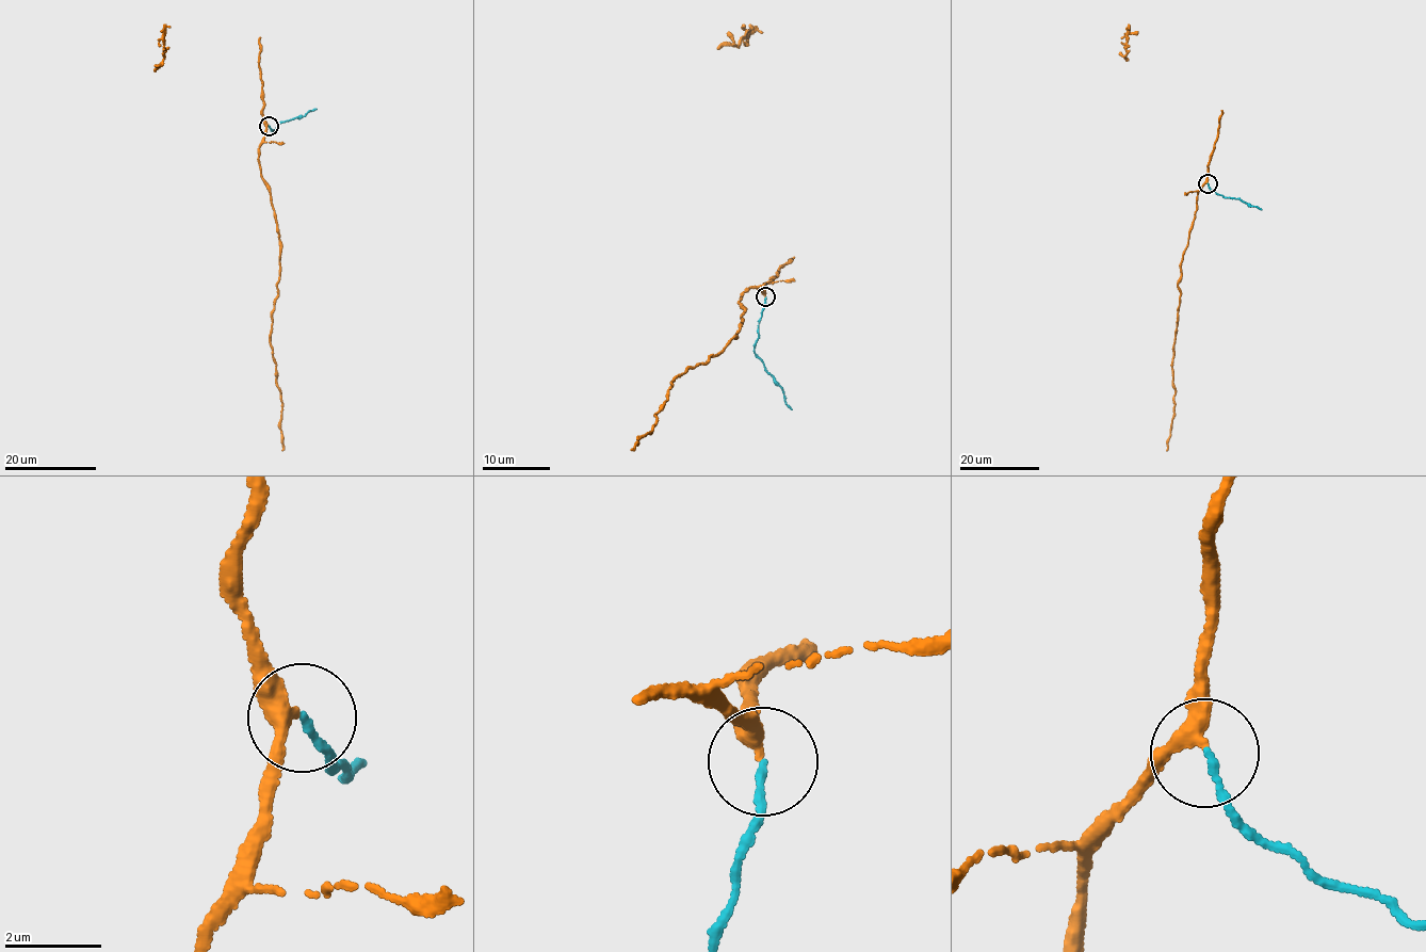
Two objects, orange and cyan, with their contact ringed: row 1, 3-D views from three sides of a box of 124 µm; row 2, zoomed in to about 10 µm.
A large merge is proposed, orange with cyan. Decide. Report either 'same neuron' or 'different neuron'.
same neuron

